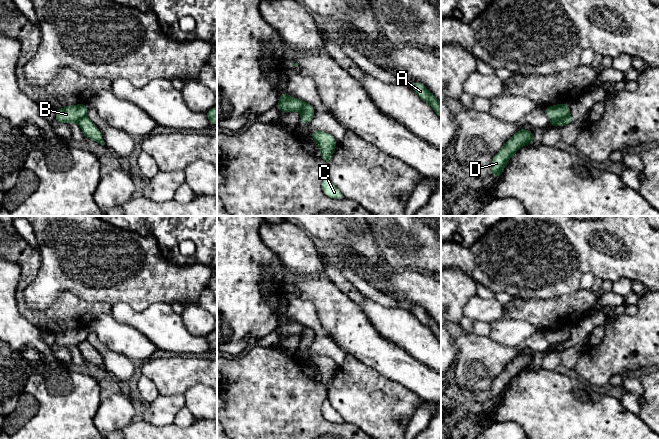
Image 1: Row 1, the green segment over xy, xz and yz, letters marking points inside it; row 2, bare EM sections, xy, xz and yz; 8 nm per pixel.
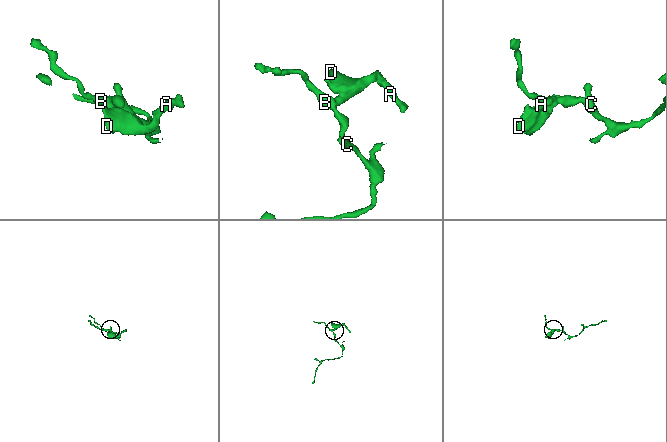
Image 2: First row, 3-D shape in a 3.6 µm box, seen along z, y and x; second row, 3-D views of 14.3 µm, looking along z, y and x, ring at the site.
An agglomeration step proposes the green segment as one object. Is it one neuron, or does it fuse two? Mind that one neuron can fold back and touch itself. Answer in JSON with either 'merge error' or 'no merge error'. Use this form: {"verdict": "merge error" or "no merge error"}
{"verdict": "merge error"}

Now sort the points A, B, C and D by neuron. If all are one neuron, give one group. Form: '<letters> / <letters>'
A D / B C

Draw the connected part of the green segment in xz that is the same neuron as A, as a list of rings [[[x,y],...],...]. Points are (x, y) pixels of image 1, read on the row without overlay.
[[[413,306],[410,311],[418,319],[418,321],[425,327],[429,328],[435,337],[441,342],[441,327],[436,321],[426,312],[423,307]]]

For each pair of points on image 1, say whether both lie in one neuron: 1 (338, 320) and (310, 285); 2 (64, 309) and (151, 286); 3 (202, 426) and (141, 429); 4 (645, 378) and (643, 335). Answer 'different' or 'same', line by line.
1: same
2: different
3: same
4: different

